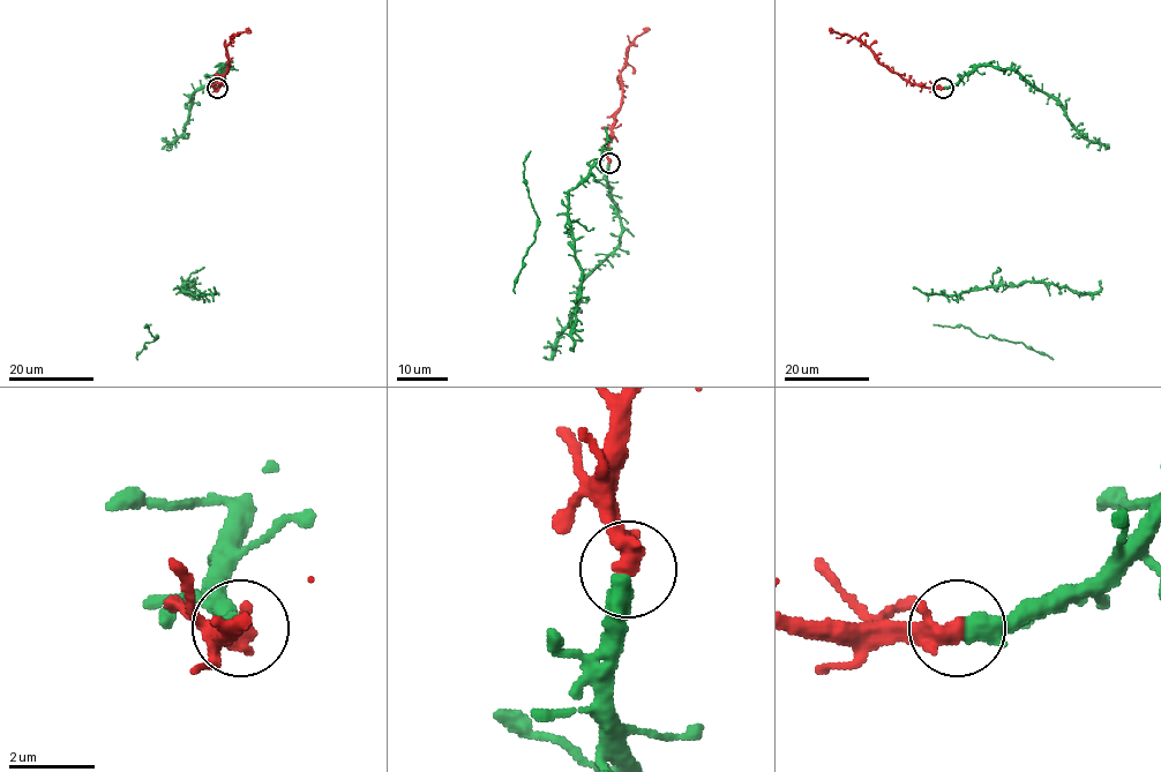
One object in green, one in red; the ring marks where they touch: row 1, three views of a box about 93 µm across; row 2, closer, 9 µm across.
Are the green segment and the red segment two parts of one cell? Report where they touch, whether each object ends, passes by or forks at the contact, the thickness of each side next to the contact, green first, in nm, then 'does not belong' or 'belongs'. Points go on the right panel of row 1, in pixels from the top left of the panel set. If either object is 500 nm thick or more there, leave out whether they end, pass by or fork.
(943, 88) | 500/500 nm | belongs

